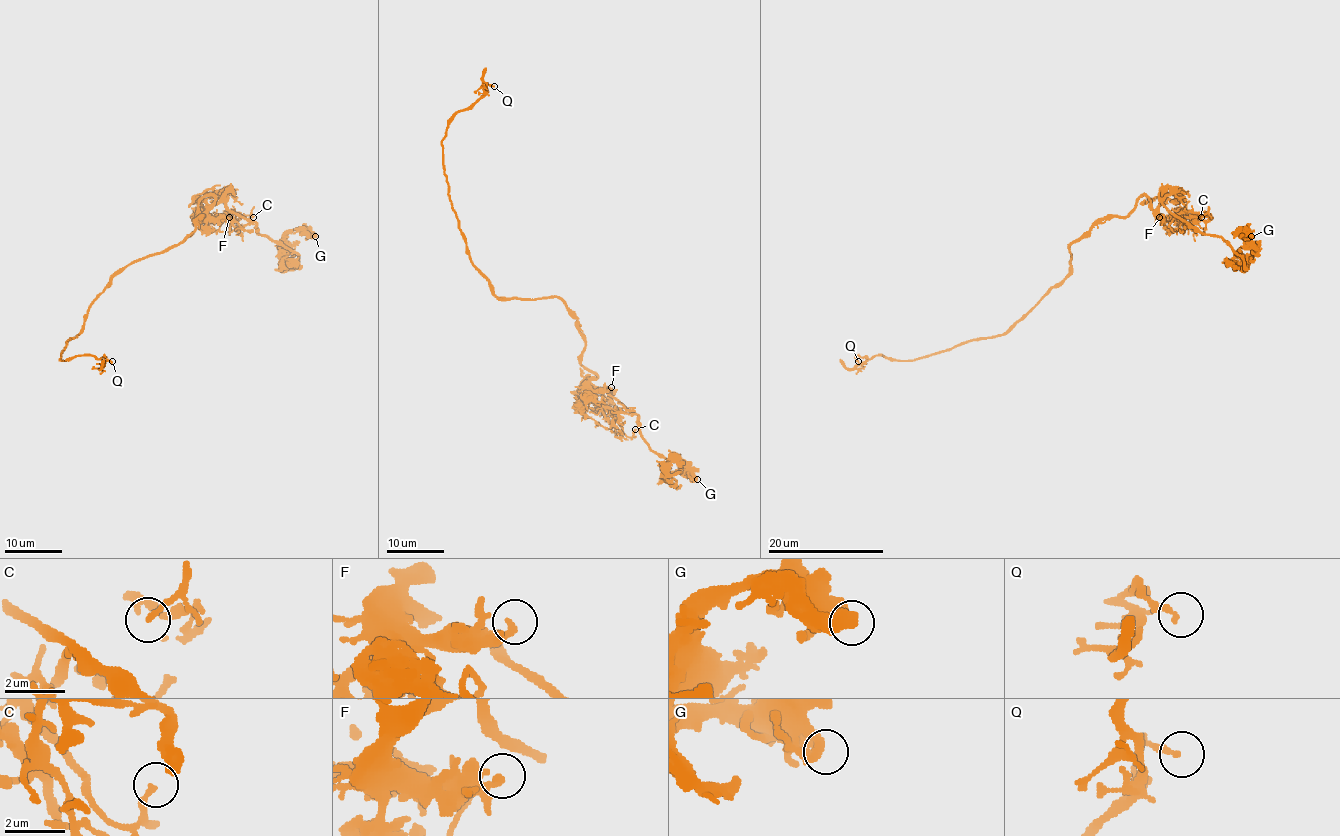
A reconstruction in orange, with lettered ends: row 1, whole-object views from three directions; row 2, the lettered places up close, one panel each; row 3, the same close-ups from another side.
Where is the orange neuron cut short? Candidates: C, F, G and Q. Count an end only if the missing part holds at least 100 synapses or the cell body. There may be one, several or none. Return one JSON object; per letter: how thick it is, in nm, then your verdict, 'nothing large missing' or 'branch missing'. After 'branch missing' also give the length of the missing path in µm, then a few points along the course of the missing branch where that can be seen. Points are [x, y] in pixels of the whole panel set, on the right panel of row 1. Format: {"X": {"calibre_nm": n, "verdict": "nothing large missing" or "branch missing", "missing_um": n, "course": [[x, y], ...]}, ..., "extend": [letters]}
{"C": {"calibre_nm": 190, "verdict": "nothing large missing"}, "F": {"calibre_nm": 220, "verdict": "nothing large missing"}, "G": {"calibre_nm": 360, "verdict": "nothing large missing"}, "Q": {"calibre_nm": 200, "verdict": "nothing large missing"}, "extend": []}

